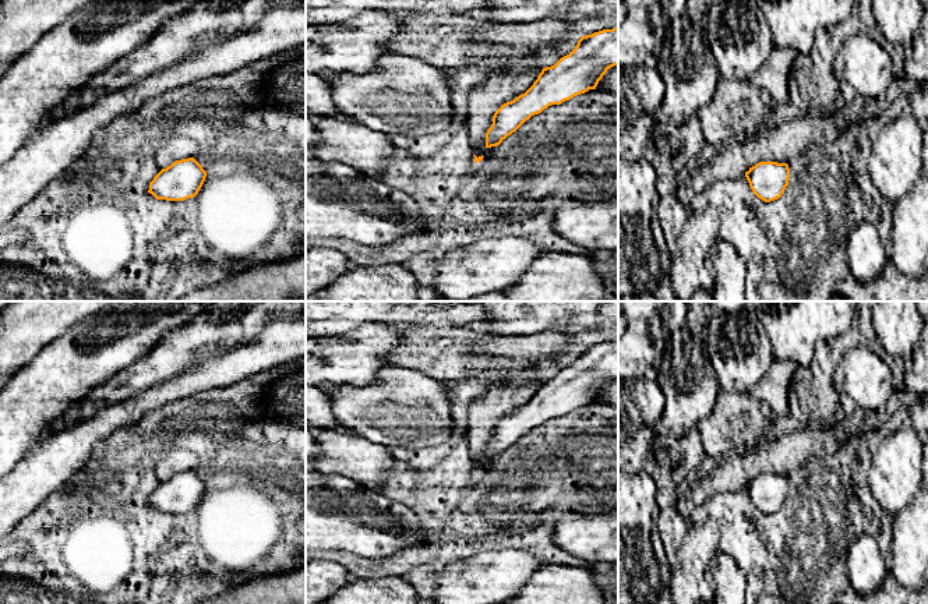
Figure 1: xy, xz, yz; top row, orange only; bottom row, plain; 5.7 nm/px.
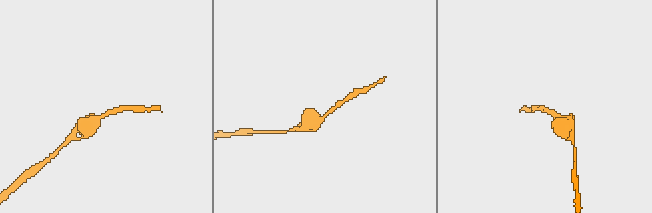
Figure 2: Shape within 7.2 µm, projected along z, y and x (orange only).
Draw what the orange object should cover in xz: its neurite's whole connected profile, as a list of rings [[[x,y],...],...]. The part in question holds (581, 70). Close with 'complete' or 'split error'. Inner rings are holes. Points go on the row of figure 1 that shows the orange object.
[[[618,28],[582,36],[575,49],[554,66],[546,67],[533,85],[501,105],[486,133],[486,148],[500,145],[532,116],[596,89],[608,68],[618,66]]]; complete

